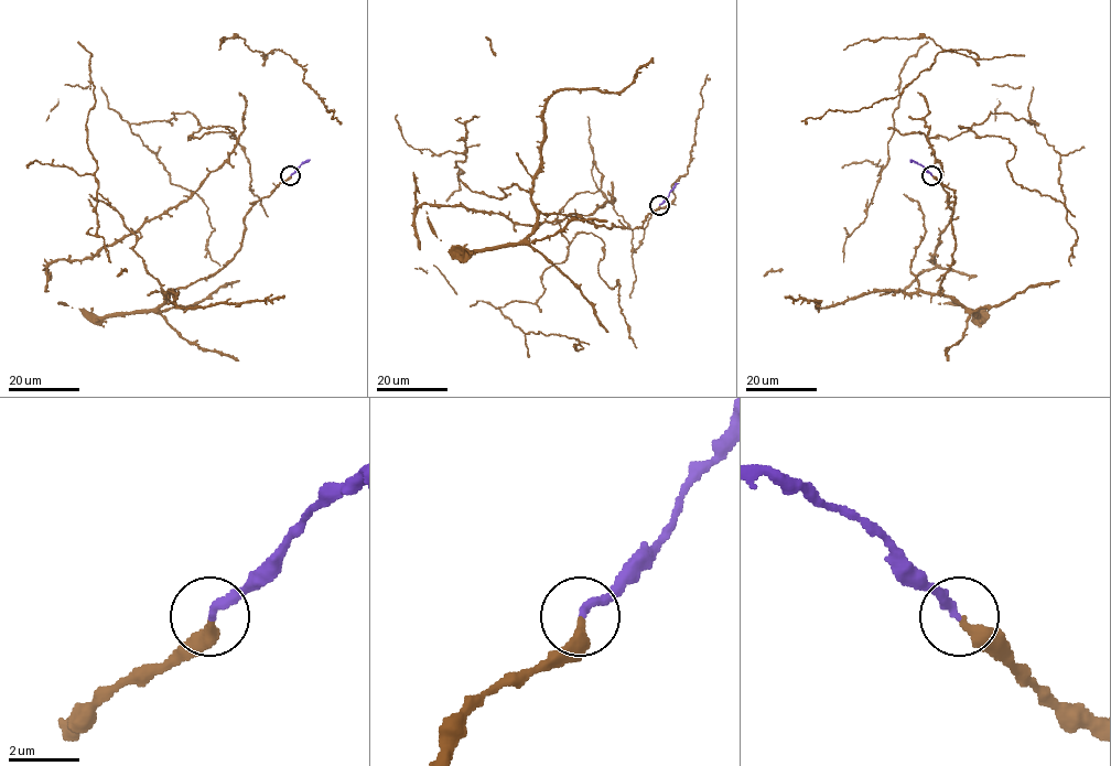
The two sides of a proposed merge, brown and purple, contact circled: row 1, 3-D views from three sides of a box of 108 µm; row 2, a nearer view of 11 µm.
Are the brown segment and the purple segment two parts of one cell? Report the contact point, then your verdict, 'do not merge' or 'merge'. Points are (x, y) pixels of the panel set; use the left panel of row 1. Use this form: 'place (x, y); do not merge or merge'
place (290, 175); merge

